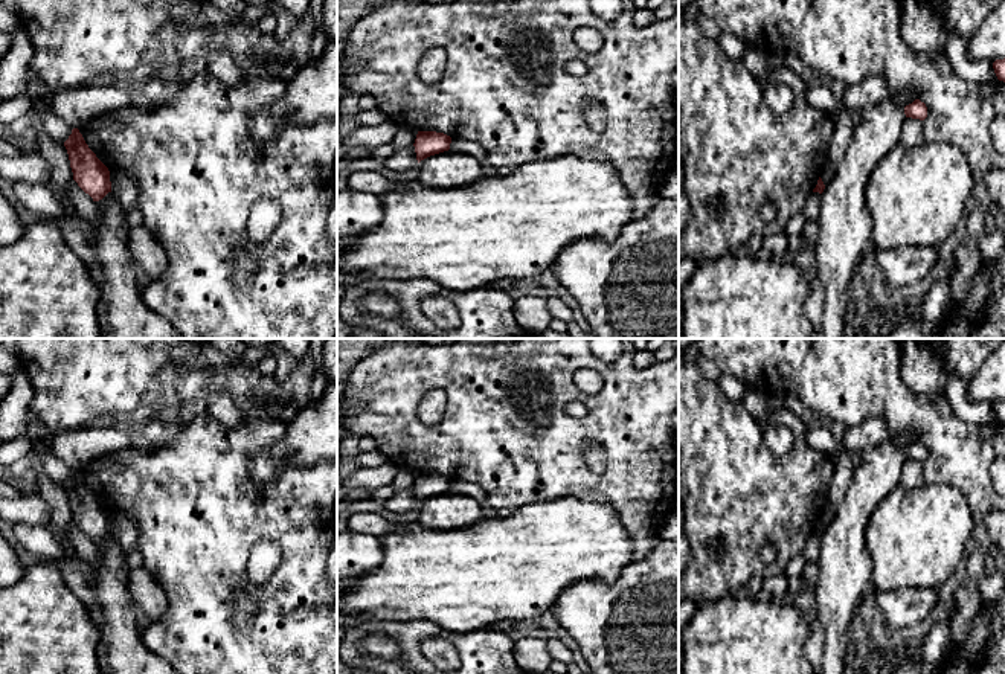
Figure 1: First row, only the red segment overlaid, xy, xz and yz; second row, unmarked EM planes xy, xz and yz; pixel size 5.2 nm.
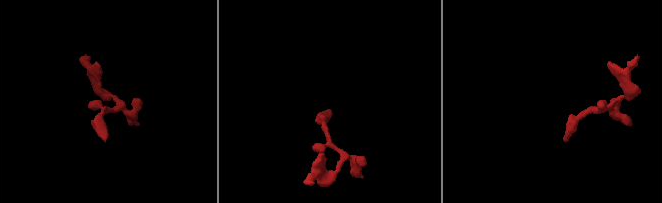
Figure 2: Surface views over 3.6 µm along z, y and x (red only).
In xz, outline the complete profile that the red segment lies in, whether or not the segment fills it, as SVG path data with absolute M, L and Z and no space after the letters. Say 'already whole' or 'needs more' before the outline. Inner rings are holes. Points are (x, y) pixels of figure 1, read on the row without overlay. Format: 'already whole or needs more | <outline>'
already whole | M418 473L415 480L415 494L418 505L430 497L450 491L451 479L436 473Z

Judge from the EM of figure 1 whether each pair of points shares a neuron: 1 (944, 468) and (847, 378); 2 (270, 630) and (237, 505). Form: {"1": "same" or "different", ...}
{"1": "same", "2": "same"}

